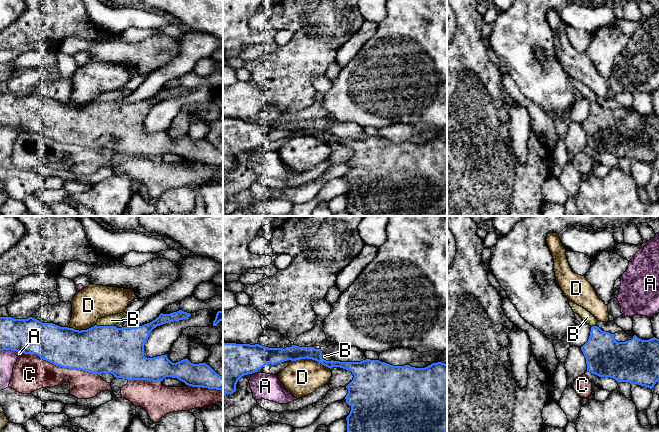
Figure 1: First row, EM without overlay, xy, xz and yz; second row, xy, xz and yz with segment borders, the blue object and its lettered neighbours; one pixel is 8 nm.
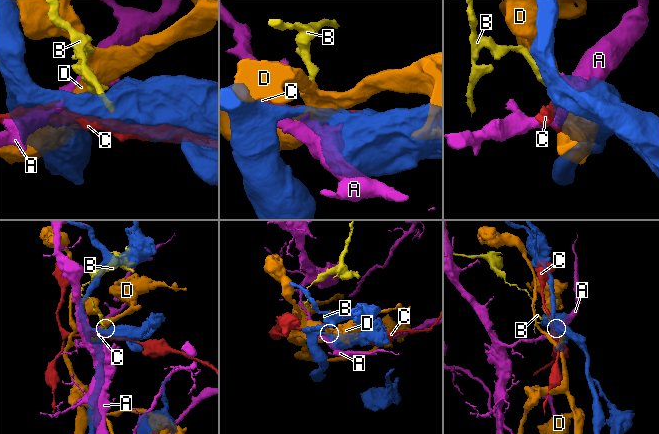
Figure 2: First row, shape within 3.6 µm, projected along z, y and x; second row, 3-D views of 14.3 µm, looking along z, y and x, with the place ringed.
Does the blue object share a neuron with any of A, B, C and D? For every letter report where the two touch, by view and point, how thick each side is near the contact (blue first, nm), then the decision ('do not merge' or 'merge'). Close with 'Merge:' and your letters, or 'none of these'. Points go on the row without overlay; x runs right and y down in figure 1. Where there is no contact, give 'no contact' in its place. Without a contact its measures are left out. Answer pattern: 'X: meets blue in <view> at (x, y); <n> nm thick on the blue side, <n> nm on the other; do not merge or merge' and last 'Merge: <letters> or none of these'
A: meets blue in xy at (12, 126); 280 nm thick on the blue side, 140 nm on the other; do not merge
B: meets blue in xy at (105, 102); 380 nm thick on the blue side, 90 nm on the other; do not merge
C: meets blue in xy at (62, 143); 340 nm thick on the blue side, 280 nm on the other; do not merge
D: meets blue in xz at (311, 134); 120 nm thick on the blue side, 300 nm on the other; do not merge
Merge: none of these

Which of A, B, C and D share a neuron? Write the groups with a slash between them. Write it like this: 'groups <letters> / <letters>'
groups A / B / C / D

